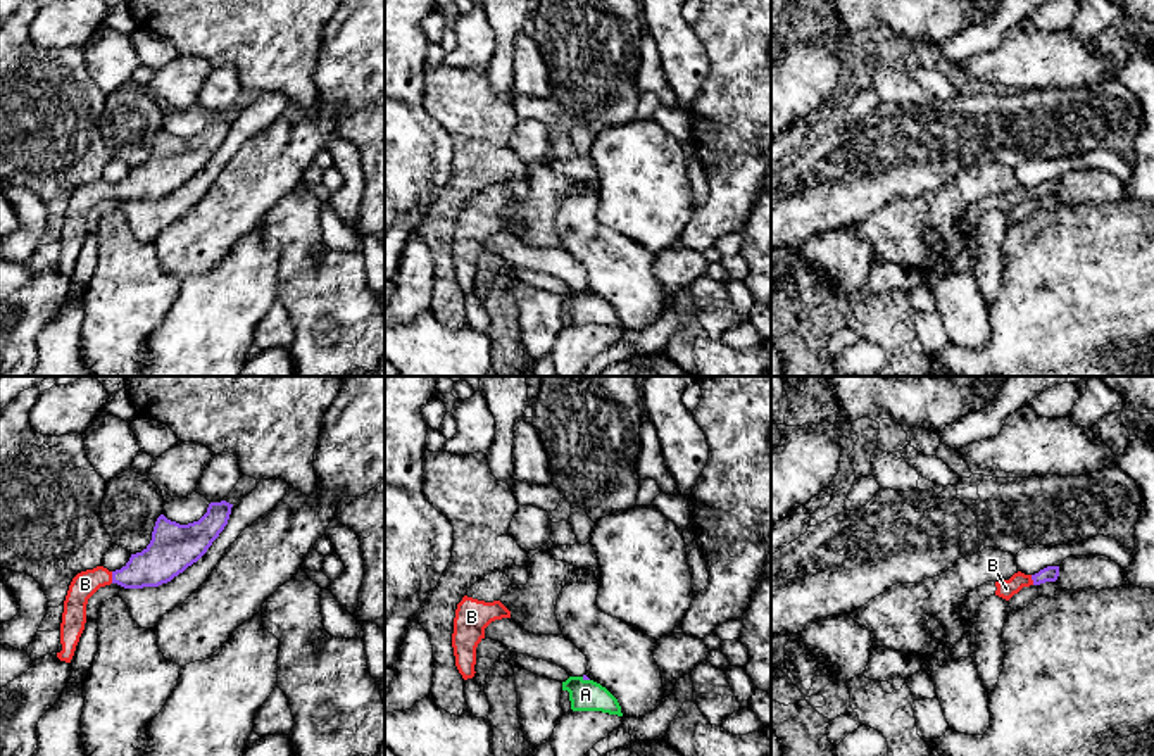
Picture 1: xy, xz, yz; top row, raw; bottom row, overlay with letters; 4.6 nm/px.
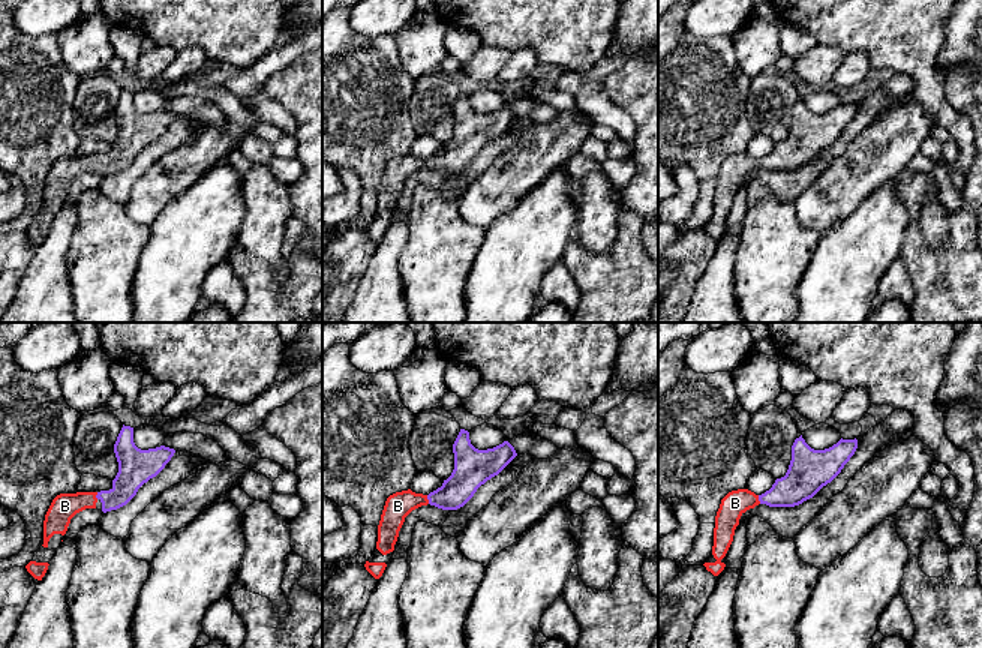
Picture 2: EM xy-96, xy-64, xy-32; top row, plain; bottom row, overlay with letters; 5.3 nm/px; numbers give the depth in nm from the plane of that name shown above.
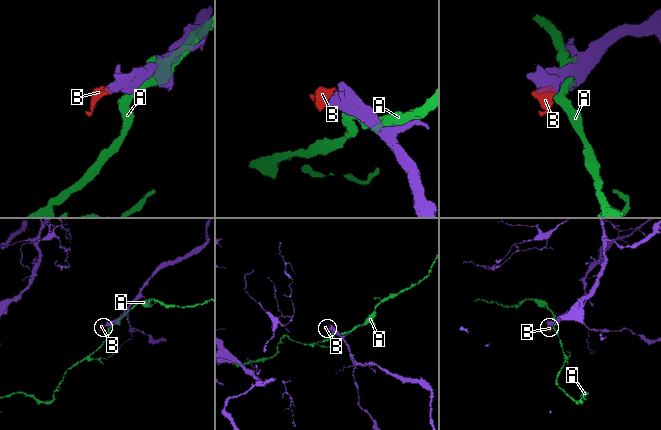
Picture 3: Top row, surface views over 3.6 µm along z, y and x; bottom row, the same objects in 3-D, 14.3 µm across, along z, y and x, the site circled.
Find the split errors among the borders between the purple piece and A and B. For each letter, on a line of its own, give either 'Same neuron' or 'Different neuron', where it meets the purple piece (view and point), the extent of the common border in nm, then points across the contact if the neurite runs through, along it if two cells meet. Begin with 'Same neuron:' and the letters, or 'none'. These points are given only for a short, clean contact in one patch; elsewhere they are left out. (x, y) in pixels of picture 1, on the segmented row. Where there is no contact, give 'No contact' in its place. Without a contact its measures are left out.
Same neuron: B
A: Different neuron. Touches purple at xz (585, 679). Shared border 40 nm
B: Same neuron. Touches purple at xy (112, 577). Shared border 60 nm. Path across: xy (163, 560), (135, 575), (112, 577), (97, 577), (85, 584)

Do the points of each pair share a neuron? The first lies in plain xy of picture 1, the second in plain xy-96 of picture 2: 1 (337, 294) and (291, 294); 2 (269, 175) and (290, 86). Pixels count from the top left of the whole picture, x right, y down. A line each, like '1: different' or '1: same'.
1: same
2: different

